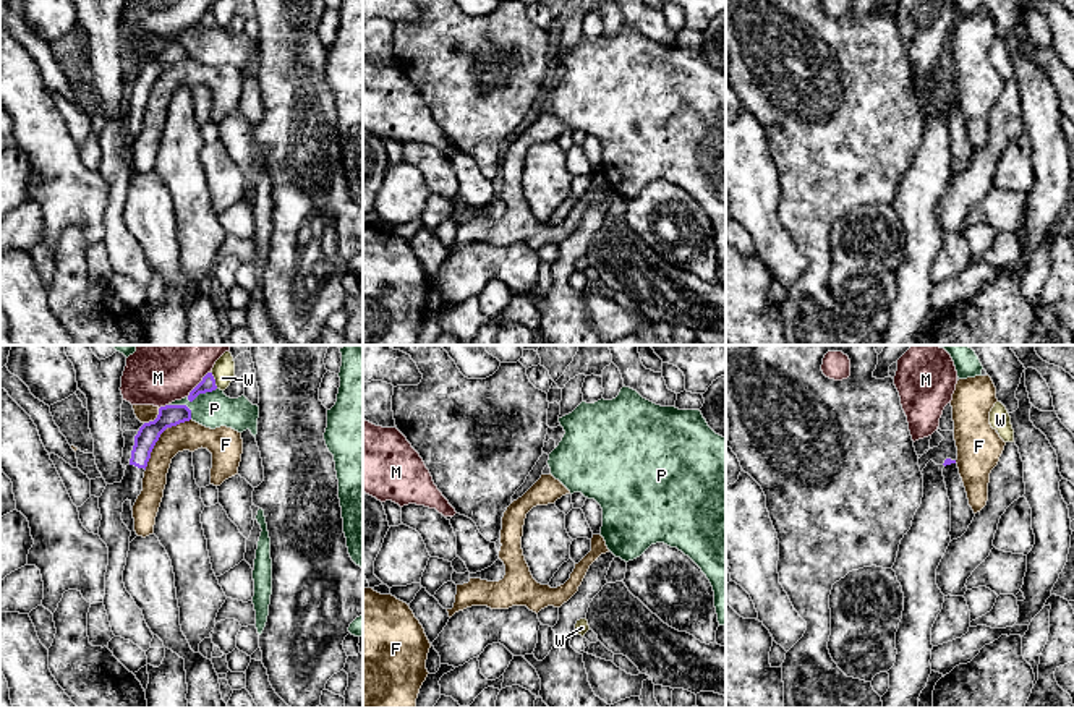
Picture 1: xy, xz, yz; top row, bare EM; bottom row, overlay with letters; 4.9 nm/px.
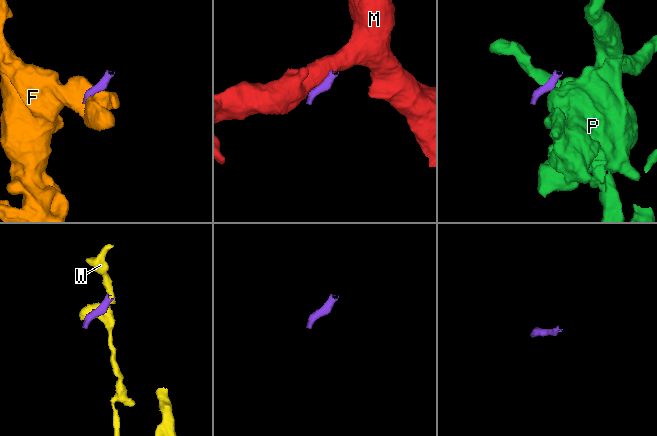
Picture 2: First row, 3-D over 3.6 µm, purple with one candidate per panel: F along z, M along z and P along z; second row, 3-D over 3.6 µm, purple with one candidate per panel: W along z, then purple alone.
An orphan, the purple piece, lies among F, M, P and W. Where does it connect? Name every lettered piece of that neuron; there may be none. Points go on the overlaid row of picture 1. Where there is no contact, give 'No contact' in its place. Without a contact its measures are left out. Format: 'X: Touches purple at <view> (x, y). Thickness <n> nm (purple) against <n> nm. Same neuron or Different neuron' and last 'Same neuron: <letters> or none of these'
F: Touches purple at xy (159, 436). Thickness 110 nm (purple) against 140 nm. Different neuron
M: Touches purple at xy (198, 384). Thickness 80 nm (purple) against 400 nm. Different neuron
P: Touches purple at xy (201, 392). Thickness 80 nm (purple) against 180 nm. Different neuron
W: Touches purple at xy (214, 379). Thickness 80 nm (purple) against 110 nm. Different neuron
Same neuron: none of these

